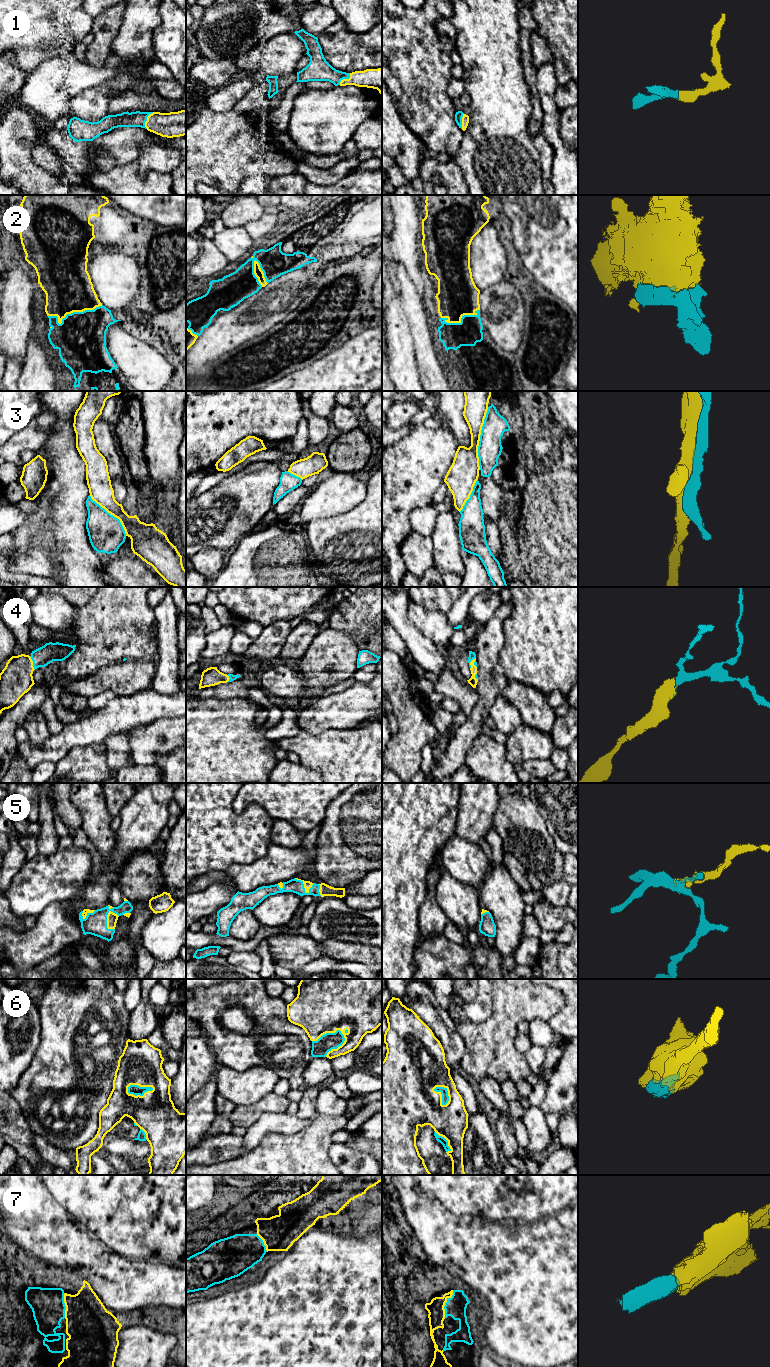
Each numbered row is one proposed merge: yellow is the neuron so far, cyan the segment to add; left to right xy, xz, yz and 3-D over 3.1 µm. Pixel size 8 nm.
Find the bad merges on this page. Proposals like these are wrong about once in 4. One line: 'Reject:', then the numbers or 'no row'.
Reject: 3

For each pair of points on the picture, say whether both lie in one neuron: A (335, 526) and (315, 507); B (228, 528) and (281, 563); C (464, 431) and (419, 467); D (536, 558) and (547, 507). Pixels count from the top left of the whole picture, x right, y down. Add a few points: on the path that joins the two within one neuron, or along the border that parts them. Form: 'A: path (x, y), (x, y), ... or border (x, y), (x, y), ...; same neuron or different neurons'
A: border (349, 510), (330, 517), (313, 519), (306, 525); different neurons
B: border (251, 531), (245, 534), (237, 543); different neurons
C: border (447, 425), (459, 445); different neurons
D: path (547, 545), (547, 520); same neuron

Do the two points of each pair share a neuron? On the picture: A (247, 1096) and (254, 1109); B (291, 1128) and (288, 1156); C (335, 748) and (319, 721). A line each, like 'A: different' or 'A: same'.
A: different
B: different
C: different

